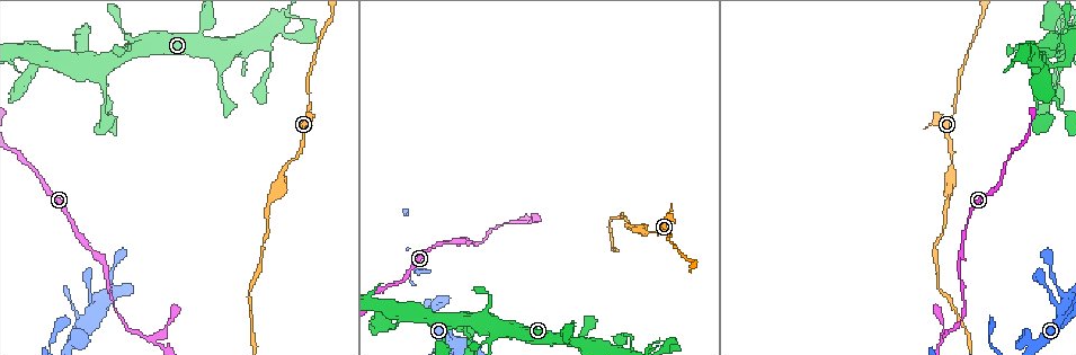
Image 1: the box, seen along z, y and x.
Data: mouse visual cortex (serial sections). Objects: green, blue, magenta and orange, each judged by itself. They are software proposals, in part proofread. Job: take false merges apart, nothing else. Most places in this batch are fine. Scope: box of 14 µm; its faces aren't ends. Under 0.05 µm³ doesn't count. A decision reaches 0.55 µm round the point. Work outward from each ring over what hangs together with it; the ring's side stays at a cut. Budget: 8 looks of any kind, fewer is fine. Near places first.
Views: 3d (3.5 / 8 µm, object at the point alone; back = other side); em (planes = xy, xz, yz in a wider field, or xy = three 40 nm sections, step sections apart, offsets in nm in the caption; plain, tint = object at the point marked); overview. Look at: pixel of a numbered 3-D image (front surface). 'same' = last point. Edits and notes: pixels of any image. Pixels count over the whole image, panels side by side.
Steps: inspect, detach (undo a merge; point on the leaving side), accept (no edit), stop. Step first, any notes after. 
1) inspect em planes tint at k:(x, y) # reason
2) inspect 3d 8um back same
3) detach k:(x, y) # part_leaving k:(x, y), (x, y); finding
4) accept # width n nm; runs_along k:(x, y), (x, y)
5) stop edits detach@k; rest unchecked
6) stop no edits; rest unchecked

inspect 3d 8um at 1:(453, 338) # sharp bend

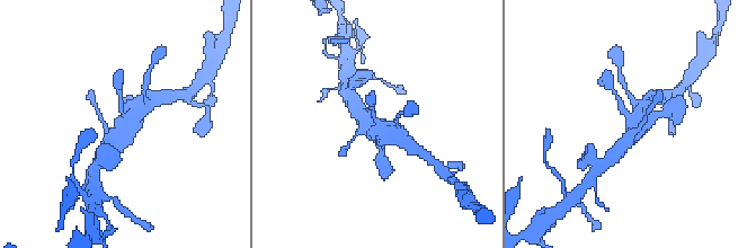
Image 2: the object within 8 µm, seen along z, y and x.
inspect 3d 3.5um back at 2:(627, 117) # zoom in

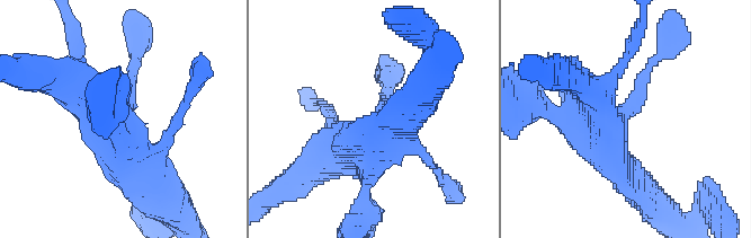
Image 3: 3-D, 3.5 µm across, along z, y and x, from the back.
accept # continuous, no second cell

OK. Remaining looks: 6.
inspect 3d 3.5um at 1:(152, 338) # a narrow waist

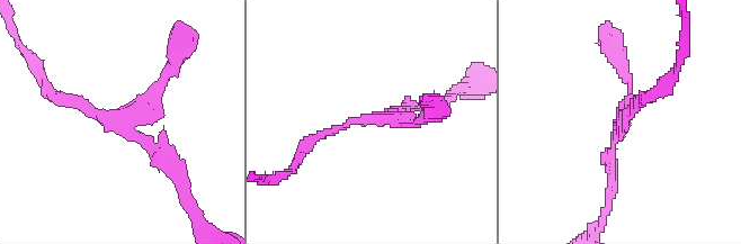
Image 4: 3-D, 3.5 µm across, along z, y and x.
inspect em xy step 3 plain at 4:(118, 116) # arms 3; arm_widths 100, 150, 150 nm; need the tissue

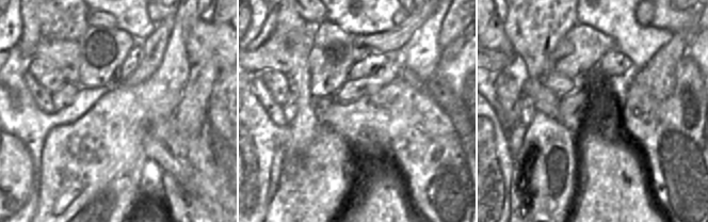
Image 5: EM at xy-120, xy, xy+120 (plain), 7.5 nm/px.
inspect em xy step 3 tint same # where the object lies

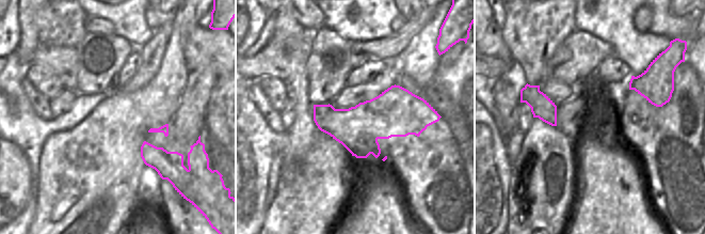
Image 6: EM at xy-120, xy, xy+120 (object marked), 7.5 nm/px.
detach 4:(154, 96) # part_leaving 4:(113, 117), (146, 100), (185, 42); a second cell is stuck on

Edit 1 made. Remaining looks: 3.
inspect 3d 3.5um at 1:(302, 148) # calibre changes

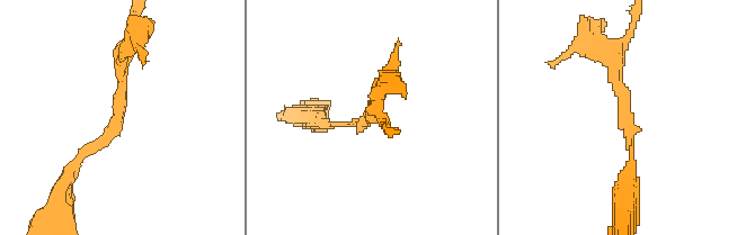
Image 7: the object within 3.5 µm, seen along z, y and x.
inspect em xy step 3 tint at 7:(369, 120) # arm_widths 100, 200 nm; now the EM

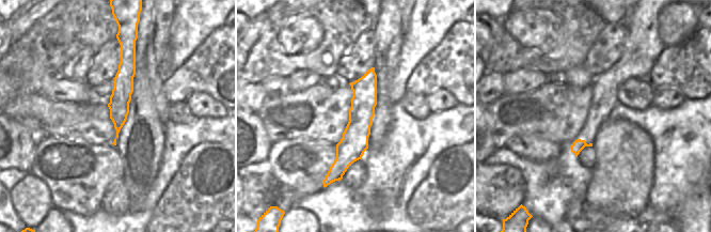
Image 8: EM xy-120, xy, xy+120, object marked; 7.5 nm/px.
accept # runs_along 7:(122, 50), (115, 123), (67, 178); continuous, no second cell

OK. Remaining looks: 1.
stop edits detach@4; rest unchecked

